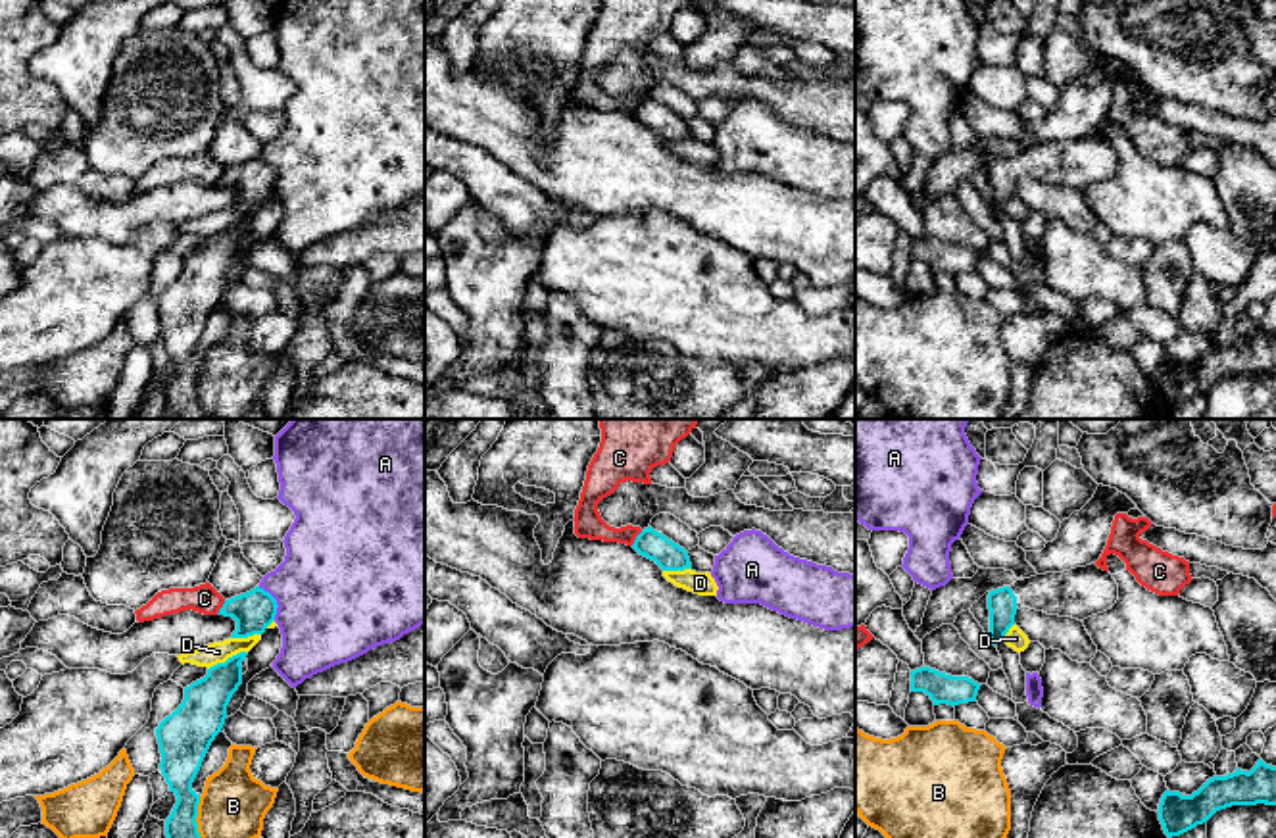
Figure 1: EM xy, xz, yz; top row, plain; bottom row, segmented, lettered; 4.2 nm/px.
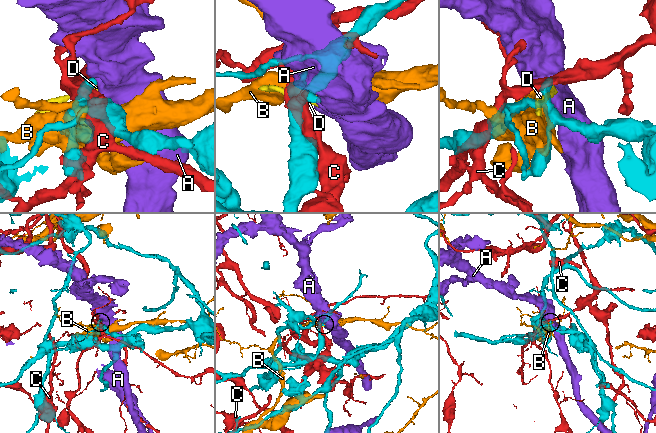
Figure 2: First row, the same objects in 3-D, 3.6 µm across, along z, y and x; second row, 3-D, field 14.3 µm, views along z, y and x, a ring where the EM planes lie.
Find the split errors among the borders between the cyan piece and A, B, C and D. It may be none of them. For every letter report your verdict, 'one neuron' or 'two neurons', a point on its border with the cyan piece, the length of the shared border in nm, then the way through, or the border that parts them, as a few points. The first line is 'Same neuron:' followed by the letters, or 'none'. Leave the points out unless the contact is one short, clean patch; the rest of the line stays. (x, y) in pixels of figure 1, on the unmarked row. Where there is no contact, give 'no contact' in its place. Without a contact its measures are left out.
Same neuron: none
A: two neurons | xy (275, 172) | 160 nm
B: two neurons | xy (195, 391) | 220 nm
C: two neurons | xy (221, 177) | 80 nm
D: two neurons | xy (229, 227) | 180 nm | along xy (246, 221), (237, 221), (208, 239)

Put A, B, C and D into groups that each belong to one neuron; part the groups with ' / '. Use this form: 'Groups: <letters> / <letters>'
Groups: A / B / C / D

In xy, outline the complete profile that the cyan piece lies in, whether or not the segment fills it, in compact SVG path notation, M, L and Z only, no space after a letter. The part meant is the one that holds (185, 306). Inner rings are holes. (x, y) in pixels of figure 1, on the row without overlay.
M246 221L208 238L208 244L184 258L183 273L156 298L161 344L177 373L165 390L169 419L206 419L198 402L200 363L192 352L202 331L221 302L227 275L242 254L242 231Z

